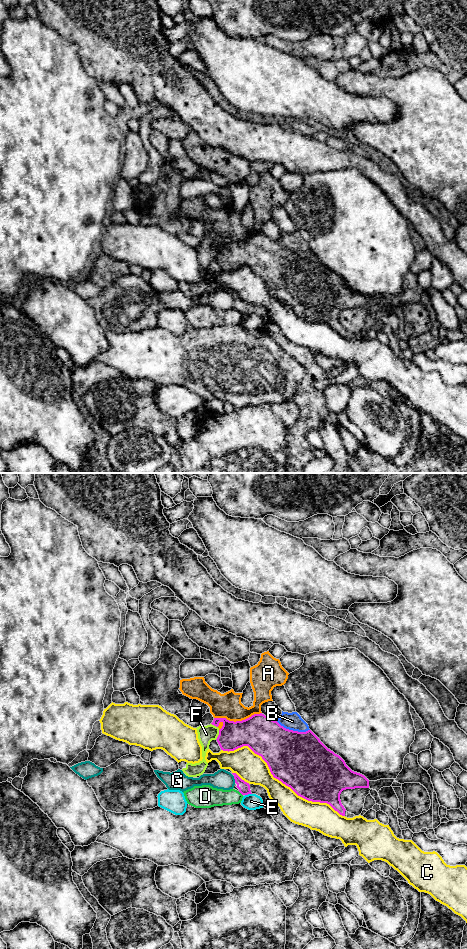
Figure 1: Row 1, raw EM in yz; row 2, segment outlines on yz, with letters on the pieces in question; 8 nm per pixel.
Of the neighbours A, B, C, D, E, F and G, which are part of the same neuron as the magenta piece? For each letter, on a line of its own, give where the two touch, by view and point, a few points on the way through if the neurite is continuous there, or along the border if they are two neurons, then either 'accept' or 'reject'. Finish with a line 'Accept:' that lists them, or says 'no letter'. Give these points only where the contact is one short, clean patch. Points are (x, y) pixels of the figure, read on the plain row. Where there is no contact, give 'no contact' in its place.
A: yz (237, 241) | reject
B: yz (292, 250) | reject
C: yz (279, 300) | reject
D: yz (240, 312) | reject
E: yz (248, 313) | along yz (251, 313), (245, 315) | reject
F: yz (218, 255) | along yz (219, 250), (219, 254), (215, 259) | reject
G: yz (234, 298) | reject
Accept: no letter

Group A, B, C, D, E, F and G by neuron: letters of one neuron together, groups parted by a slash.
A F / B / C / D / E / G

